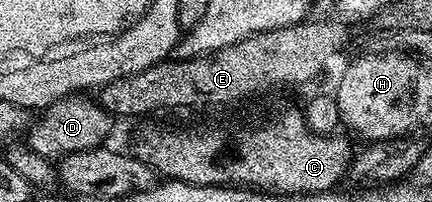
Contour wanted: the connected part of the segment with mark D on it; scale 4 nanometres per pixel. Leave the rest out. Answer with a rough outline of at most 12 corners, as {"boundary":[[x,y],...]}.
{"boundary":[[91,95],[67,96],[26,133],[59,162],[109,143],[114,118]]}

